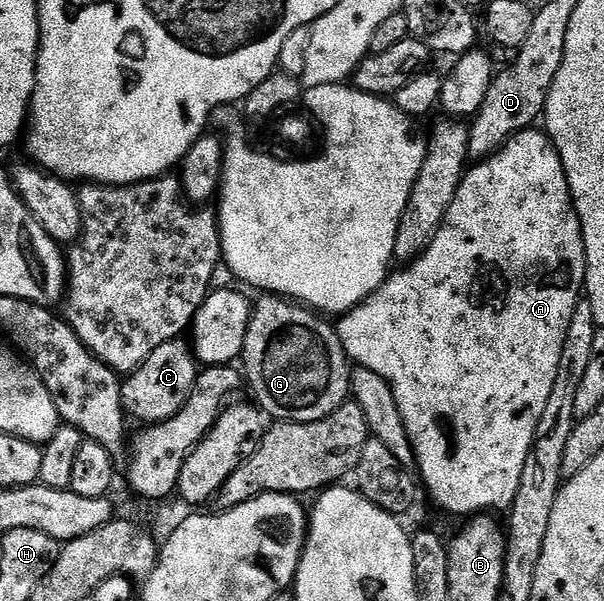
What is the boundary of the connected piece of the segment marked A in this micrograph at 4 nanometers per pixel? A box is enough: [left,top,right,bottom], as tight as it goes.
[336,127,586,515]

